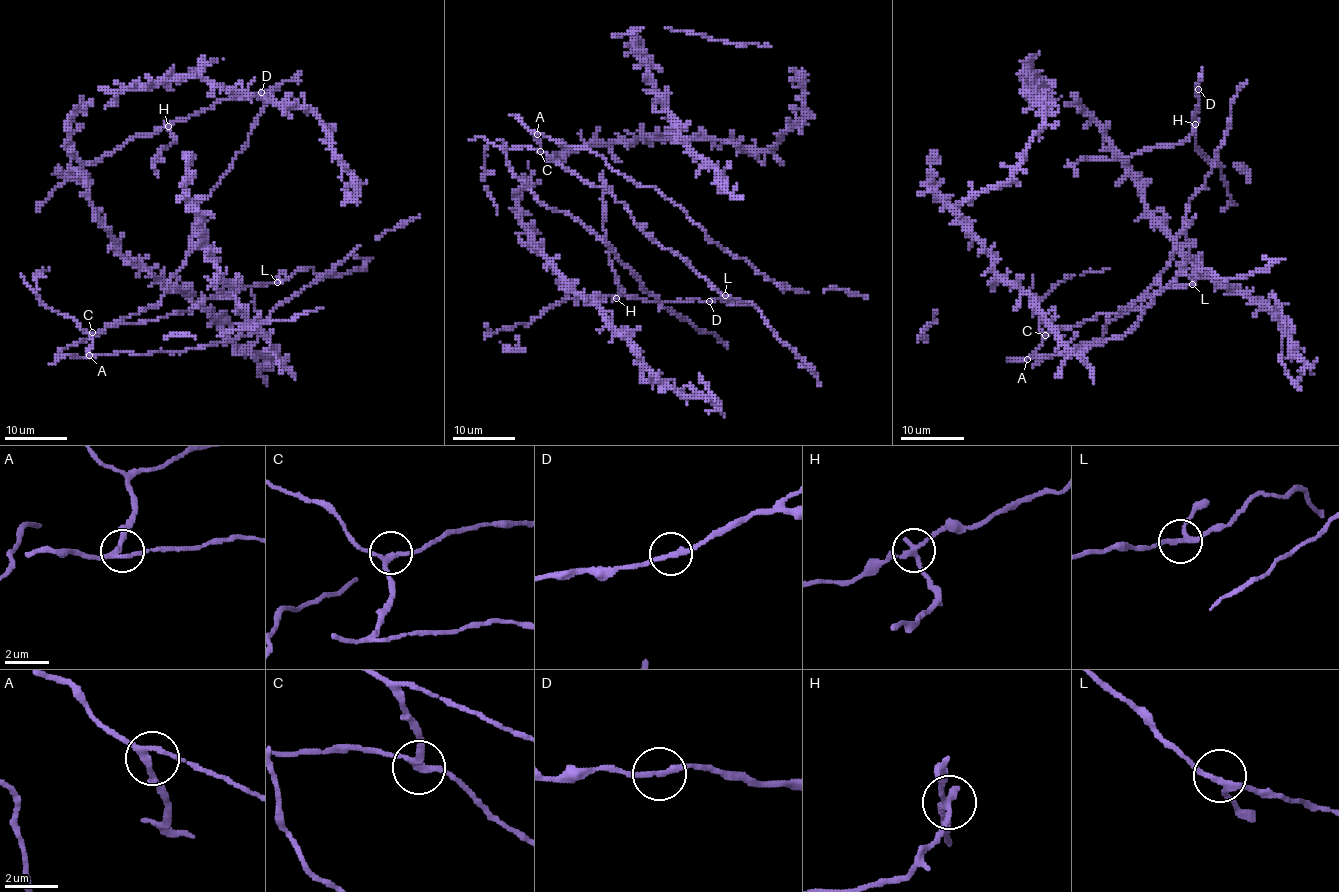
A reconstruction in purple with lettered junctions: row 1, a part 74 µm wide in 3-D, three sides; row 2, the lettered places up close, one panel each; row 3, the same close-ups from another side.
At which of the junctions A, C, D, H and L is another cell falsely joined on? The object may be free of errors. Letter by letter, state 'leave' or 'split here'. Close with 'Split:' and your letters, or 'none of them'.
A: leave
C: leave
D: leave
H: split here
L: leave
Split: H

